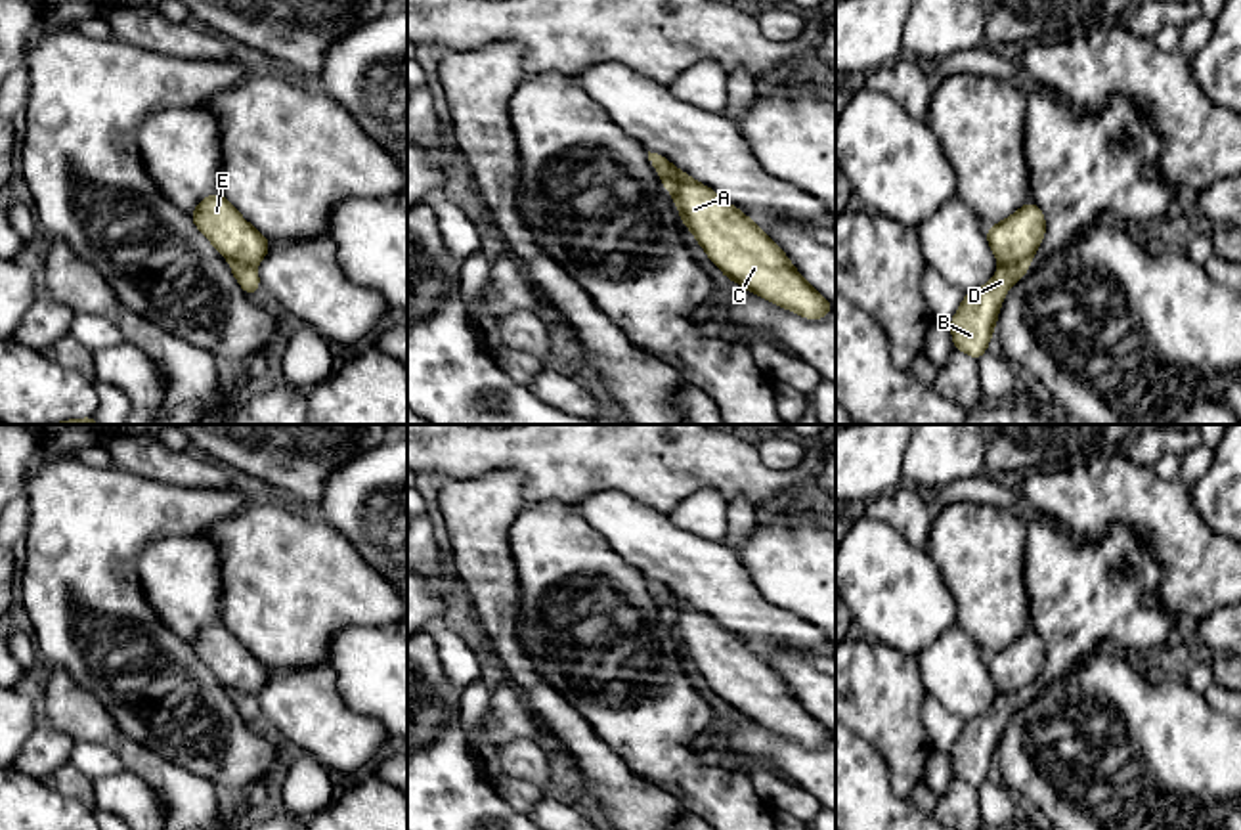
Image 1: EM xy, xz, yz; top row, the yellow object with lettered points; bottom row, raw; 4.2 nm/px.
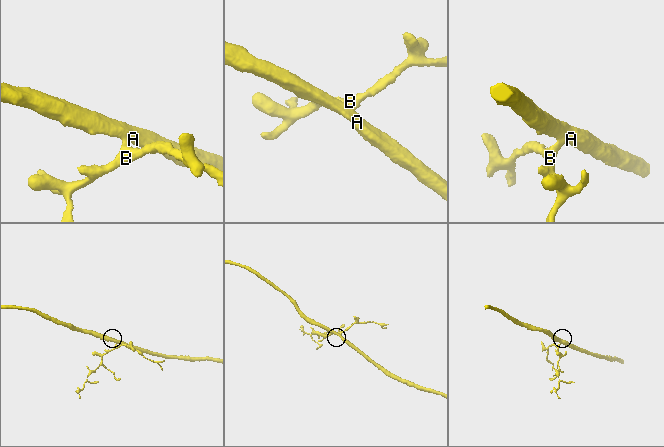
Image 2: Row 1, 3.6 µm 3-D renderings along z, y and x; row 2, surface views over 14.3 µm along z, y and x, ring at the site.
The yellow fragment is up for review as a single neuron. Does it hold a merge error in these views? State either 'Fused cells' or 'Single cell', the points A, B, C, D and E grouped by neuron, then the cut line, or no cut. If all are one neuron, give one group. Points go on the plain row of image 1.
Fused cells. Groups: A C E / B D. Split along xz (660, 593), (674, 605), (670, 618)

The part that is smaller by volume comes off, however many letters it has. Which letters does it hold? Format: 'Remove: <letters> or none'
Remove: B, D

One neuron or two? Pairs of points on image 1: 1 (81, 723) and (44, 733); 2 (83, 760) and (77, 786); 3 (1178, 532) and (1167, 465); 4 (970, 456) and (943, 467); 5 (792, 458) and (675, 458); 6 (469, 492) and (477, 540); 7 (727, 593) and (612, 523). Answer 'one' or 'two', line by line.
1: two
2: two
3: two
4: one
5: two
6: one
7: one

